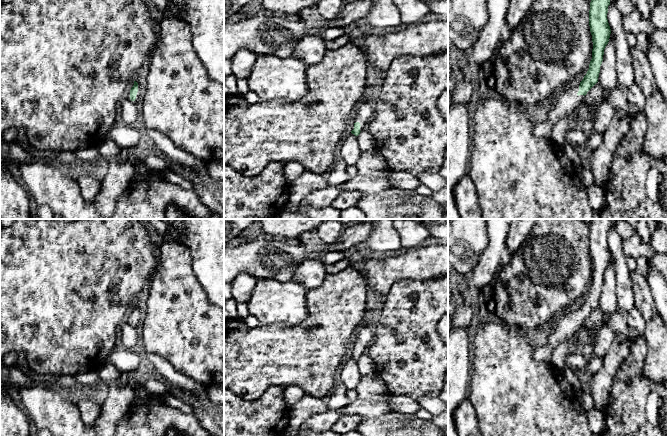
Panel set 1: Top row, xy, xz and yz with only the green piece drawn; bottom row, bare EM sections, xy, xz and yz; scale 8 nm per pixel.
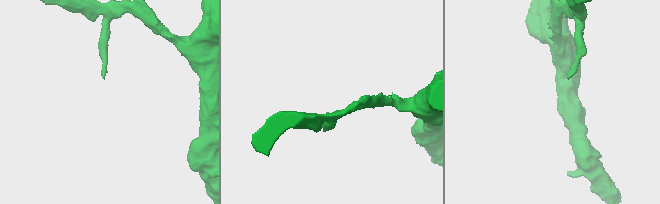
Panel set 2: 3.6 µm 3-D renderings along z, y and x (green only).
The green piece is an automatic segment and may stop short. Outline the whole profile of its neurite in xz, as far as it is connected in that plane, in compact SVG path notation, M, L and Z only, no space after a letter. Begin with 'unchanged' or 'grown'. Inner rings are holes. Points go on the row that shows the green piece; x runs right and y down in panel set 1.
grown | M360 103L354 112L351 122L351 133L358 136L361 131L367 129L373 114L373 105L370 103Z

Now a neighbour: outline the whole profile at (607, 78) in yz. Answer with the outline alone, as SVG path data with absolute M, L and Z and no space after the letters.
M611 31L609 42L604 49L603 61L600 66L598 82L604 92L601 103L586 104L582 103L571 113L571 119L576 120L580 125L585 122L593 123L595 121L599 106L607 101L617 83L616 72L616 42L615 35Z

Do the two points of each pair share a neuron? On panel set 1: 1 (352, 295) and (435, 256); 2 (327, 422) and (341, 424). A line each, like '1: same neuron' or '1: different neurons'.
1: different neurons
2: different neurons

